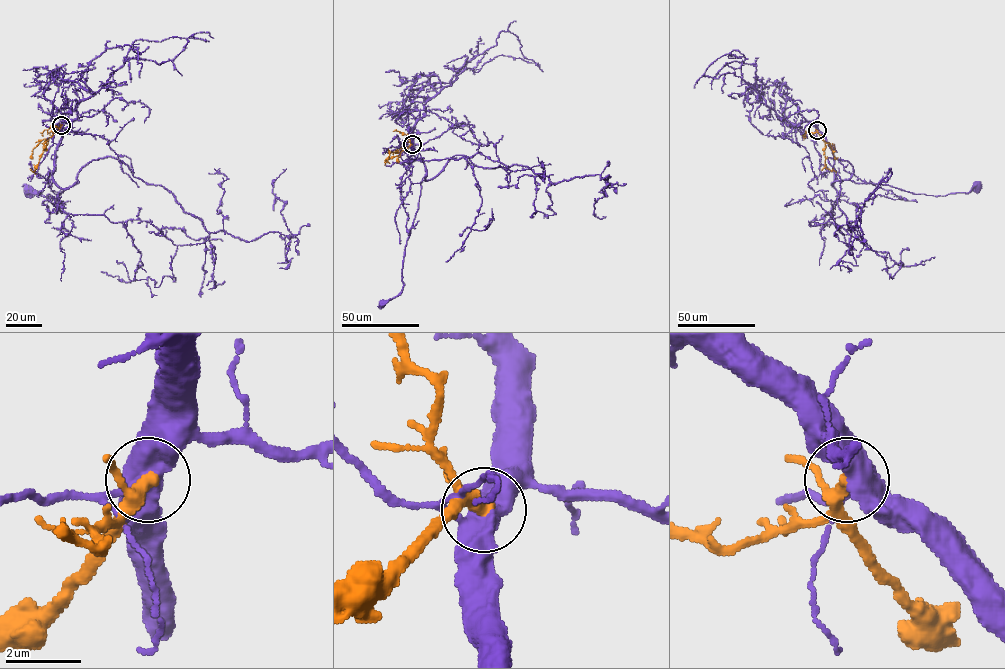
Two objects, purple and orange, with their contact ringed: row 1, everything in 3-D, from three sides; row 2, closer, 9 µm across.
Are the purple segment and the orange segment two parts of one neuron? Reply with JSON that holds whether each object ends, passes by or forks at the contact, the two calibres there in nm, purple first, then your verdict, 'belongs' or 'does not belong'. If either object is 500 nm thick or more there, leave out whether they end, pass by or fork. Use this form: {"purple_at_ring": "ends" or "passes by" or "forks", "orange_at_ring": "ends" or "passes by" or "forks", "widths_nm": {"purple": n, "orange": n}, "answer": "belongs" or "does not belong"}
{"widths_nm": {"purple": 500, "orange": 320}, "answer": "does not belong"}

